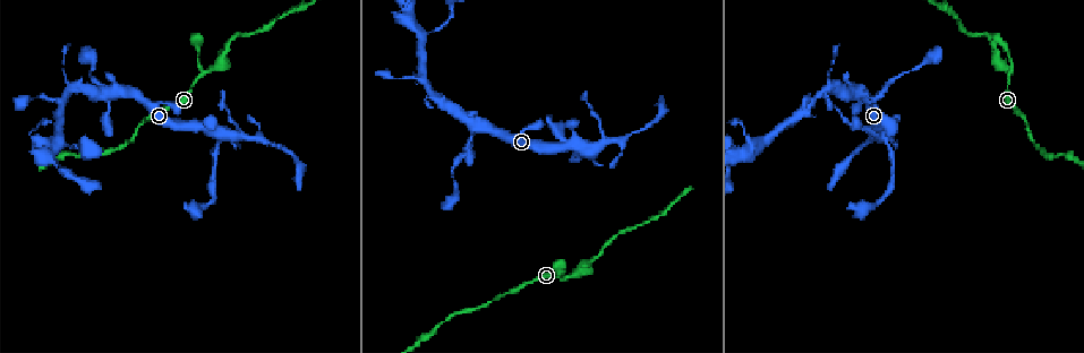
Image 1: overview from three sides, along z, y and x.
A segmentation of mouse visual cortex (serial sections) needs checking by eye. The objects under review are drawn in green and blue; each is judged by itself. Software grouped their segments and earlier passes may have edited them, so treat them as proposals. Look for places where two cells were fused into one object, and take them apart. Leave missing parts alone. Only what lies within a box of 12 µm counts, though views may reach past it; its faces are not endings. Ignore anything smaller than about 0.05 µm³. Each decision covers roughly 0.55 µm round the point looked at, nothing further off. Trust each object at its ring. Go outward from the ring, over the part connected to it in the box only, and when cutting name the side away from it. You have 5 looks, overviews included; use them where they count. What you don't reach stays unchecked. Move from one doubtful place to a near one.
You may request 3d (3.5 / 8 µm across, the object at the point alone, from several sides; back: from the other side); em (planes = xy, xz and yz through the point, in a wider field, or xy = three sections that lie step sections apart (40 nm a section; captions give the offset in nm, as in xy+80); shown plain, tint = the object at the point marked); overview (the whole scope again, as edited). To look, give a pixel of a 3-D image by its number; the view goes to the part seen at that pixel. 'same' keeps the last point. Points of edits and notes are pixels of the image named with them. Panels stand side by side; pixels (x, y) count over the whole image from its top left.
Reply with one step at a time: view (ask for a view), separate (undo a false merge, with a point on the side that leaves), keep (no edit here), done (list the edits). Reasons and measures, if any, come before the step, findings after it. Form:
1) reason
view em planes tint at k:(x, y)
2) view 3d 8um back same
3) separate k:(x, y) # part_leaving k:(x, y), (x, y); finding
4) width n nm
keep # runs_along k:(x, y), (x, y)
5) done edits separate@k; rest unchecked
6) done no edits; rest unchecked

sudden change in width
view em xy step 3 tint at 1:(253, 137)

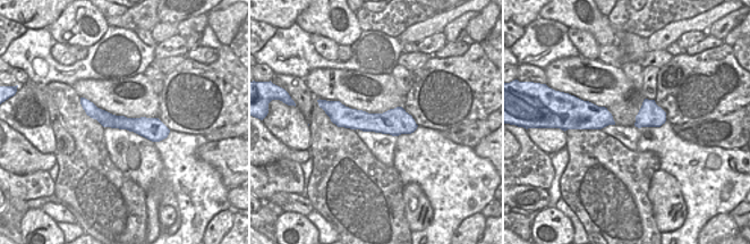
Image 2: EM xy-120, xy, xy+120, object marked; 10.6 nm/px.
view 3d 3.5um same

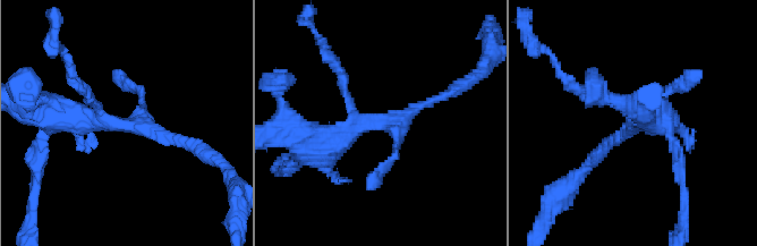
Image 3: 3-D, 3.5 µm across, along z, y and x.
keep # runs_along 2:(83, 101), (109, 120), (165, 132); one cell here

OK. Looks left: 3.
view 3d 3.5um back at 1:(1008, 73)

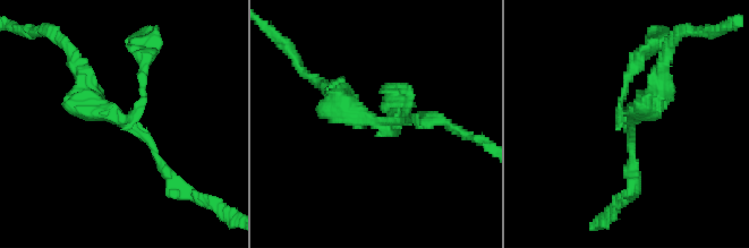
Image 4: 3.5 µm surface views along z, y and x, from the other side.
view em xy step 3 tint at 4:(131, 120)

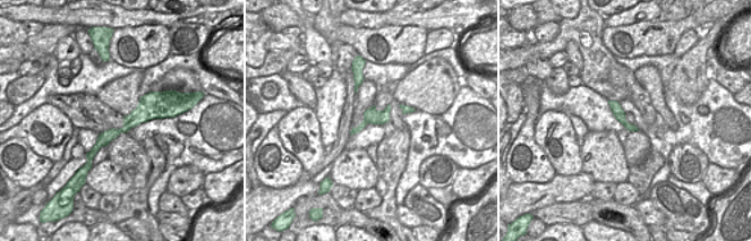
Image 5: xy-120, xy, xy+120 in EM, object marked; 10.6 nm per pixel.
width 170 nm
keep # runs_along 4:(173, 184), (129, 120), (87, 103), (87, 83); one cell here

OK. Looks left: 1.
done no edits; rest unchecked

